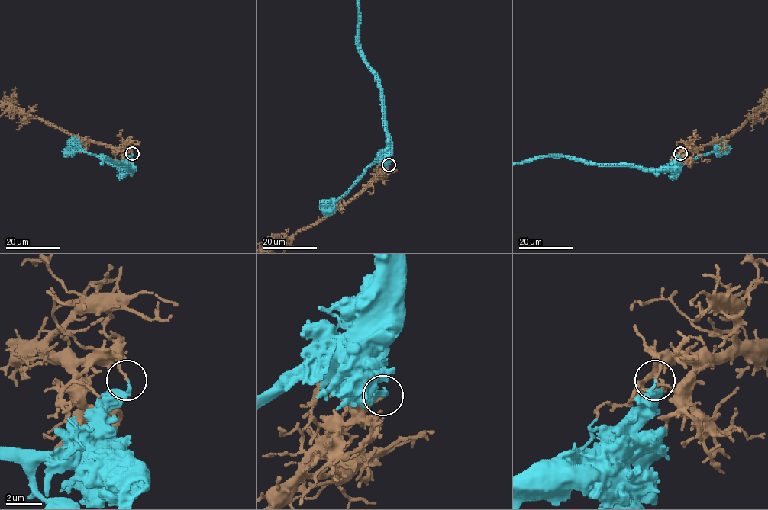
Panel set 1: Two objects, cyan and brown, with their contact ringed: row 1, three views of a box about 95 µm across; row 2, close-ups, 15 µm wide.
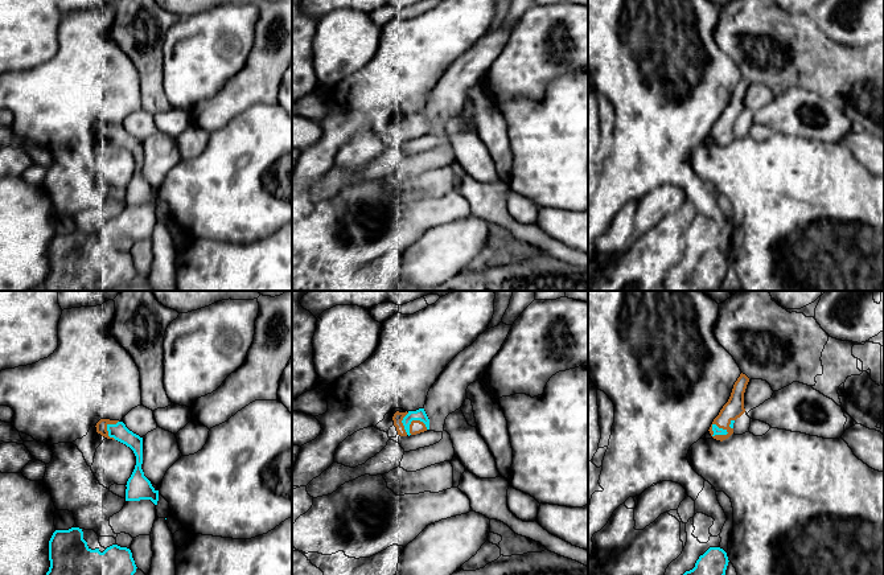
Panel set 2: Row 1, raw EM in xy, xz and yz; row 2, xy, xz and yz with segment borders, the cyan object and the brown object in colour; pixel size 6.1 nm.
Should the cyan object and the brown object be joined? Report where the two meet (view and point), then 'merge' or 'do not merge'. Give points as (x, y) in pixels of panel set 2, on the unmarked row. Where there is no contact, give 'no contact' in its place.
xz (408, 128) | do not merge

